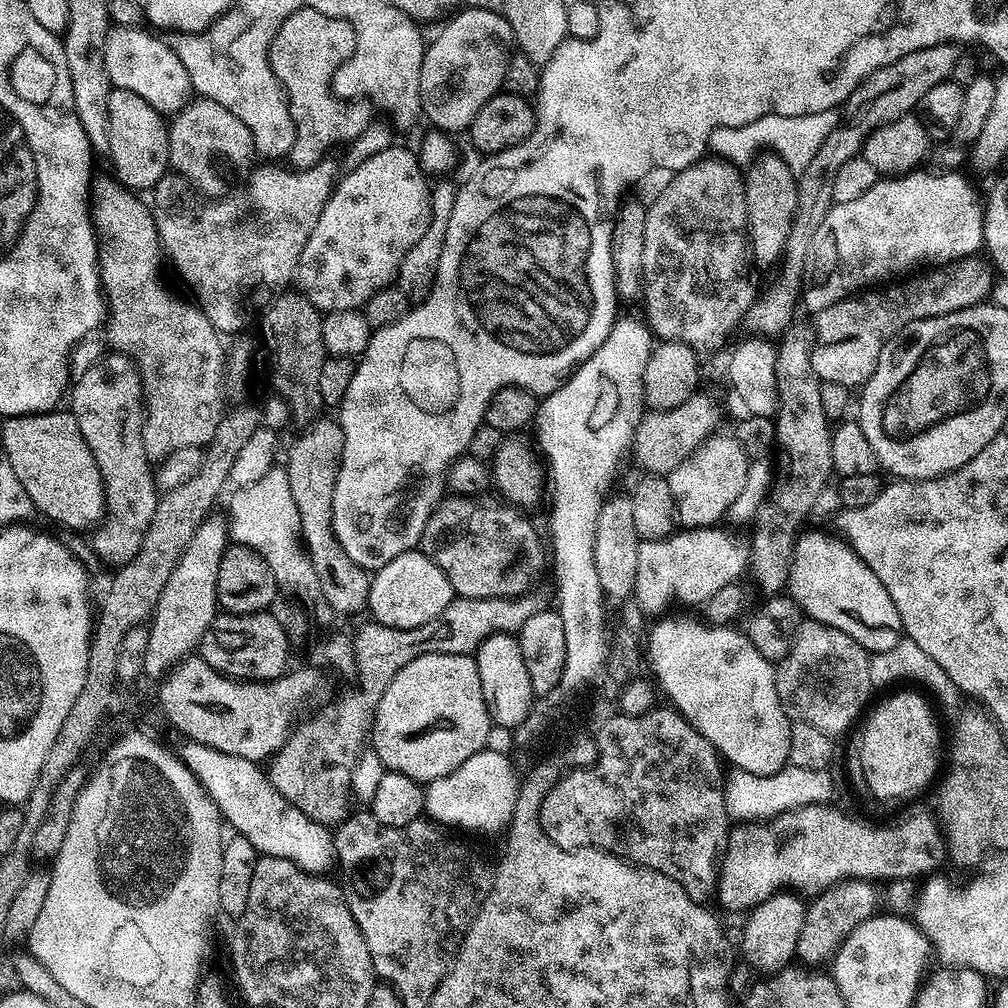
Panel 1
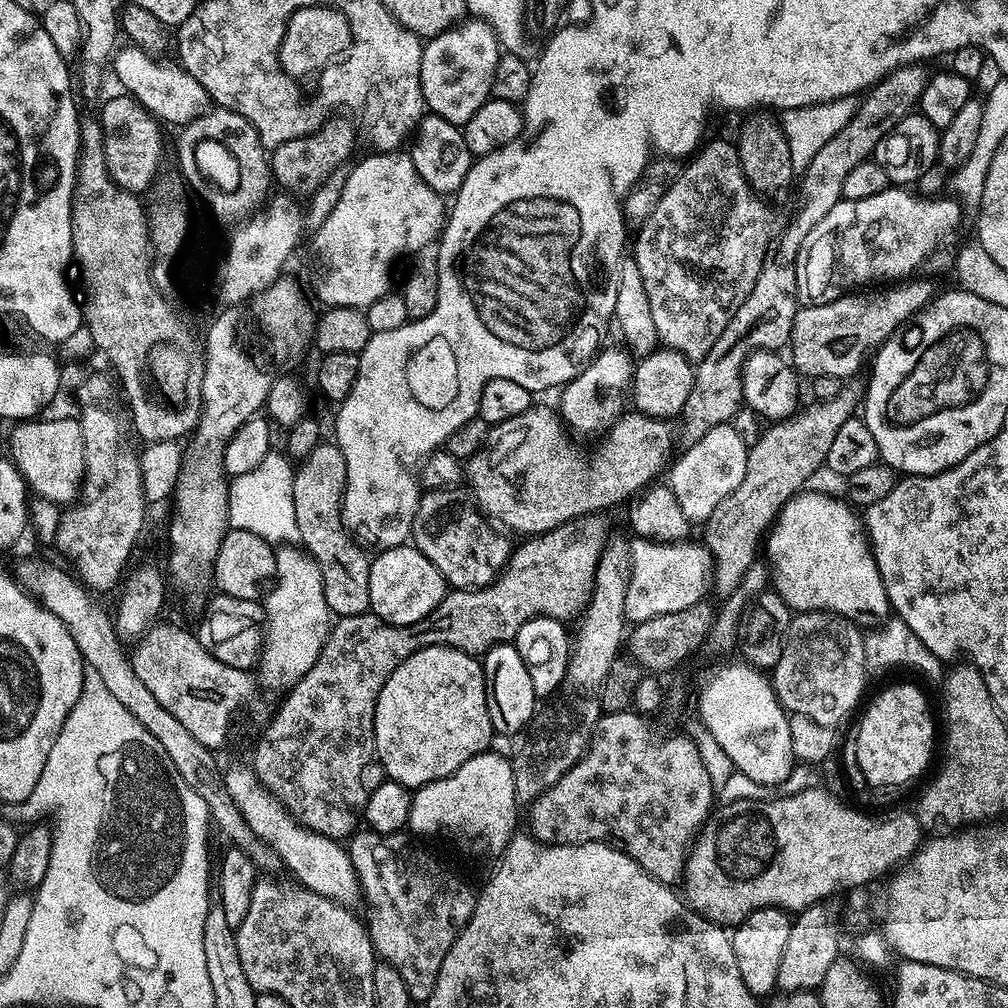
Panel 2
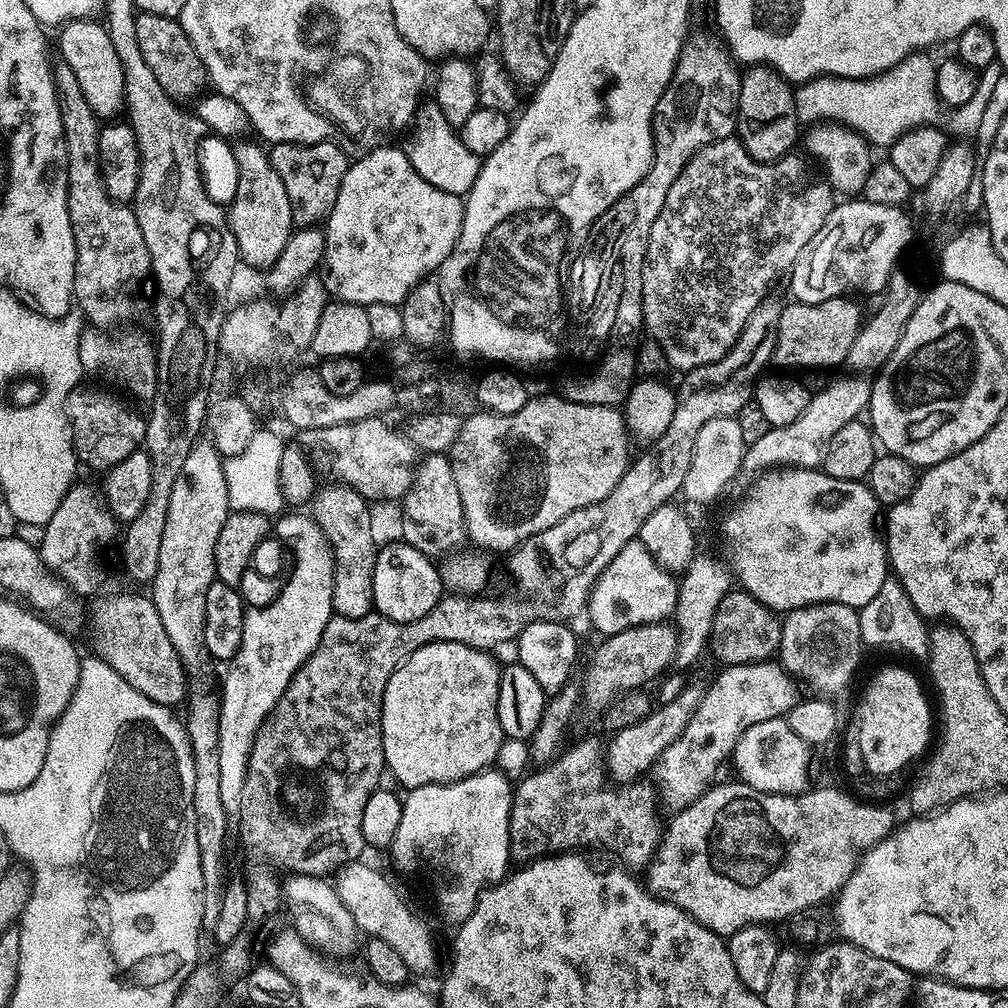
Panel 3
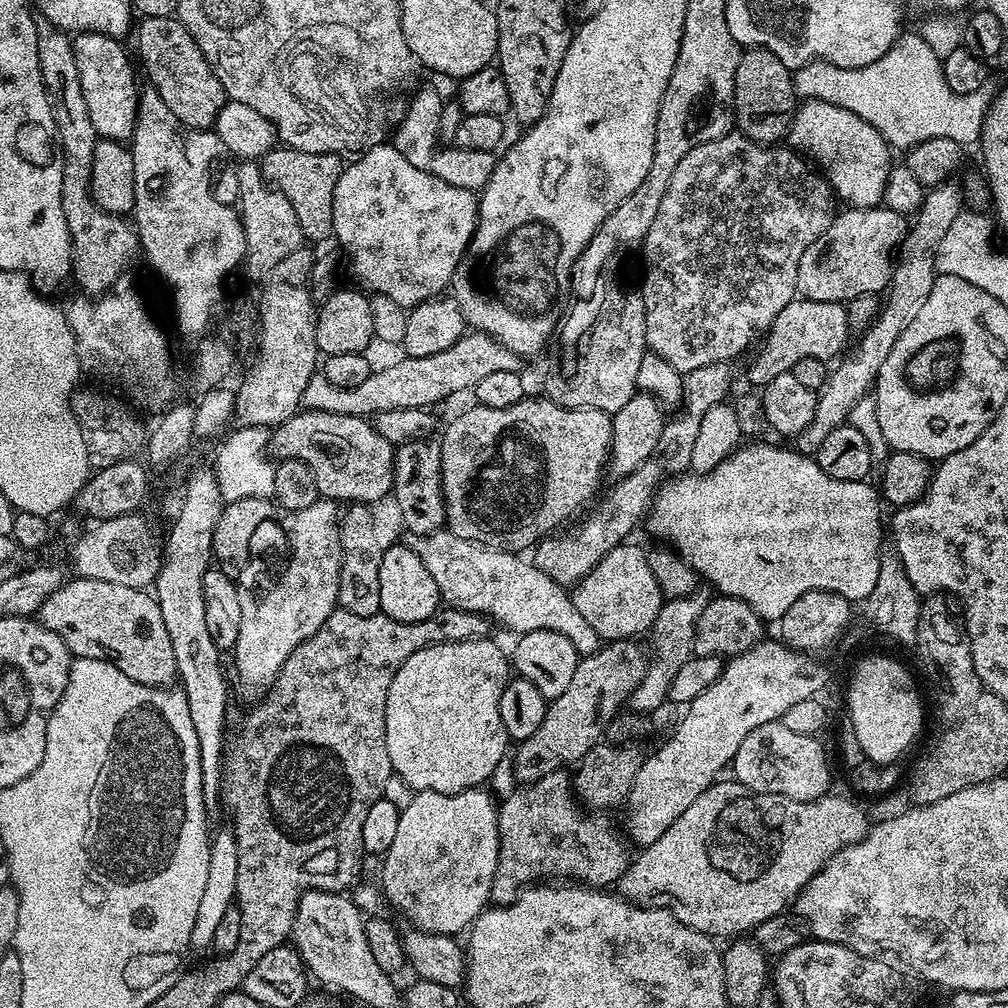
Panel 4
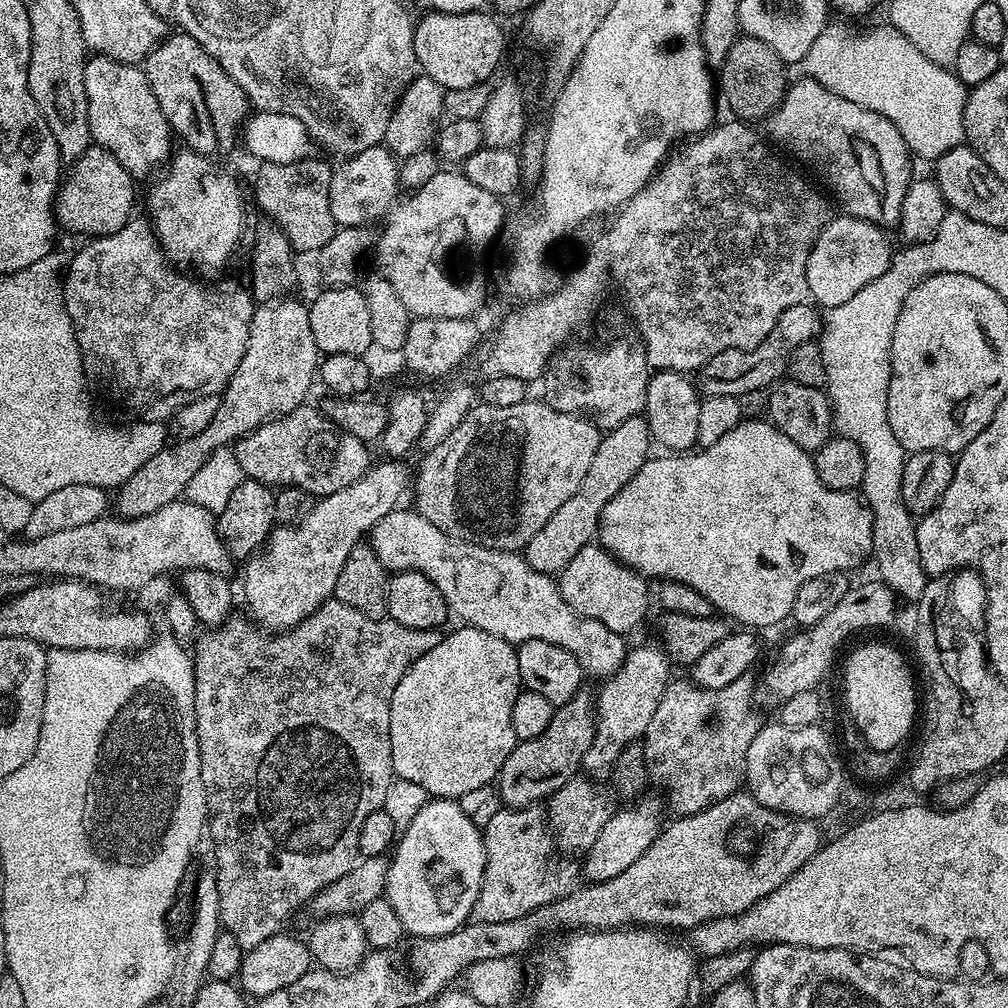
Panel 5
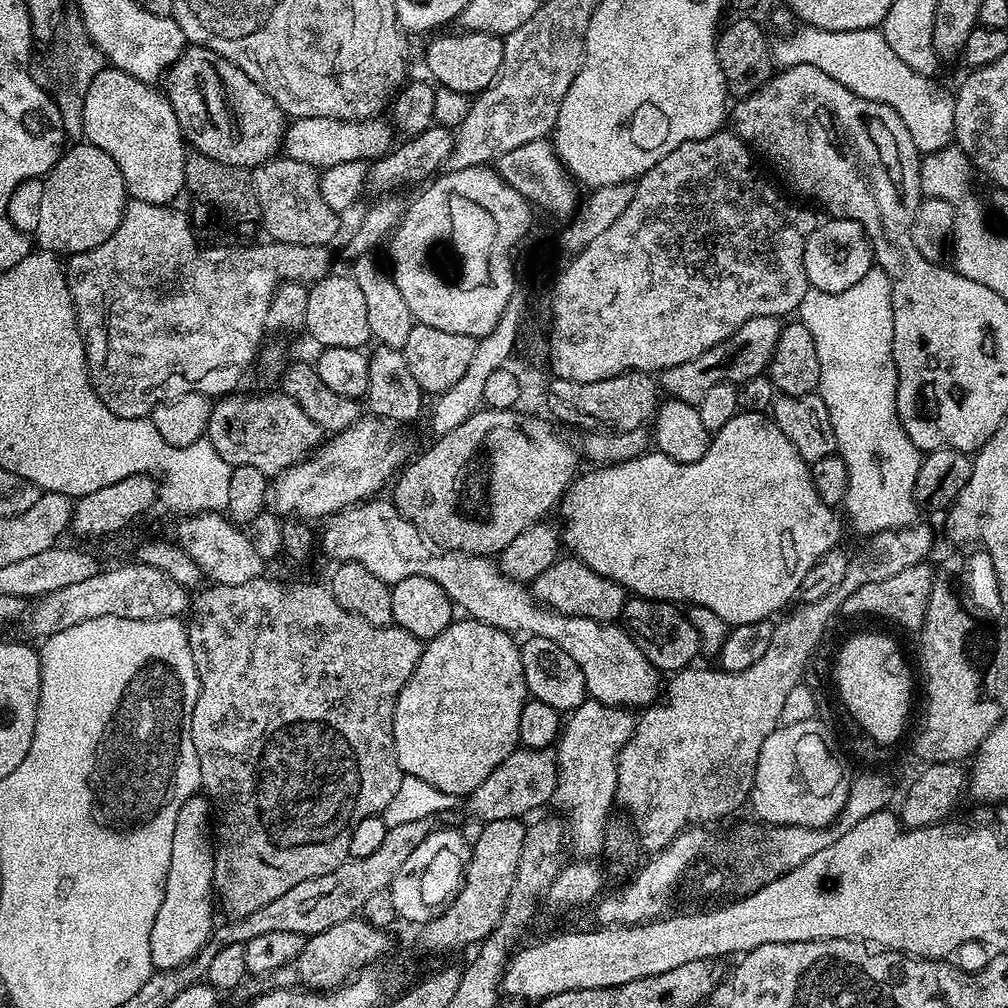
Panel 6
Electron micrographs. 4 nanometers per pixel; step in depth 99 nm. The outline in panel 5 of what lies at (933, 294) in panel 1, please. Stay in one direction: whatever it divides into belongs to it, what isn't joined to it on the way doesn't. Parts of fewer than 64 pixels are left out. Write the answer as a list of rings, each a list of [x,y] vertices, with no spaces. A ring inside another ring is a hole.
[[[811,303],[790,306],[768,334],[750,350],[722,350],[698,370],[698,388],[704,396],[735,396],[749,390],[769,389],[787,373],[791,356],[803,344],[813,343],[822,331],[822,316]]]

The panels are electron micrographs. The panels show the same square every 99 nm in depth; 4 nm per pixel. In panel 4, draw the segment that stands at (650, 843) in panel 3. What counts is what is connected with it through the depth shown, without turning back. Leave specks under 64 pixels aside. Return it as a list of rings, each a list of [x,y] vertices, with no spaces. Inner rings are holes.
[[[561,770],[546,774],[546,778],[540,778],[538,782],[516,787],[509,797],[499,801],[496,816],[500,853],[490,897],[493,905],[514,902],[519,892],[537,882],[551,881],[548,880],[551,876],[560,876],[556,878],[567,878],[581,886],[604,890],[615,885],[622,873],[628,869],[630,852],[628,856],[629,845],[625,837],[616,833],[615,826],[604,817],[607,815],[593,814],[582,807],[574,791],[573,777],[569,773],[567,776],[566,773],[567,771]]]

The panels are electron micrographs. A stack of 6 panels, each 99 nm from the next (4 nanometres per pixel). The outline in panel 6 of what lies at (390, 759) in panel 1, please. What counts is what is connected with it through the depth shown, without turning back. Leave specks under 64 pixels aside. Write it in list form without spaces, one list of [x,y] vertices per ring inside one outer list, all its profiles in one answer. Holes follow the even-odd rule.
[[[456,618],[442,634],[425,643],[422,658],[410,682],[402,686],[394,710],[394,750],[403,775],[422,778],[422,782],[430,782],[446,794],[467,798],[516,751],[522,706],[530,697],[522,674],[520,644],[512,640],[509,633],[481,620]]]

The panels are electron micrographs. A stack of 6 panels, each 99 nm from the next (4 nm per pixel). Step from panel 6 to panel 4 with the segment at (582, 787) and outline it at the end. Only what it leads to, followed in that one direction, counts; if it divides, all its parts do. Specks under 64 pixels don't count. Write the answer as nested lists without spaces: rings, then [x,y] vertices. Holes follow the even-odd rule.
[[[700,594],[683,596],[674,600],[665,599],[664,604],[658,610],[658,618],[654,618],[650,629],[652,636],[652,648],[650,644],[650,659],[648,661],[648,672],[638,682],[638,686],[632,691],[630,697],[630,708],[633,712],[652,714],[655,708],[660,708],[668,700],[668,691],[675,675],[682,669],[688,659],[694,653],[692,643],[696,637],[696,623],[704,610],[706,600]]]

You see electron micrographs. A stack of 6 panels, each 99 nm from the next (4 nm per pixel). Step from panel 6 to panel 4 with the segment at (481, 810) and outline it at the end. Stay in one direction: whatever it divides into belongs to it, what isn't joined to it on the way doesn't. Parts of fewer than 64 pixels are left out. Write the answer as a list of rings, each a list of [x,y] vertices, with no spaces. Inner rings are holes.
[[[635,639],[613,640],[605,643],[590,656],[581,656],[578,666],[574,670],[574,678],[570,678],[570,686],[566,686],[566,694],[562,694],[557,700],[551,701],[544,709],[542,726],[530,734],[530,738],[519,741],[516,754],[512,758],[513,774],[521,785],[533,784],[540,778],[546,778],[546,774],[554,774],[561,771],[564,764],[579,765],[580,759],[591,751],[593,747],[601,743],[604,730],[608,724],[621,711],[620,704],[631,697],[632,691],[642,682],[642,678],[648,672],[649,653]]]

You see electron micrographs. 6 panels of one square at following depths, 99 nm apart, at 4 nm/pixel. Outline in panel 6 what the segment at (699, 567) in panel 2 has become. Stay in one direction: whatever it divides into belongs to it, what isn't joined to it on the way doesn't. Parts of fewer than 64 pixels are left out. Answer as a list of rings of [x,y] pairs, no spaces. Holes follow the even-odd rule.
[[[572,554],[556,560],[550,570],[542,570],[542,574],[531,581],[530,591],[544,607],[564,616],[585,616],[591,620],[616,622],[624,614],[626,589],[618,582],[590,570],[590,566],[586,566]]]

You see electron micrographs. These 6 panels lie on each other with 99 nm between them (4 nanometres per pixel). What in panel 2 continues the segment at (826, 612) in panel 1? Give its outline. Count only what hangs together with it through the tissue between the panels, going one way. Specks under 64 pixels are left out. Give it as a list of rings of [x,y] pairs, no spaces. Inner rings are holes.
[[[801,491],[784,503],[775,524],[767,533],[766,567],[770,573],[771,587],[796,612],[834,612],[860,626],[872,626],[883,621],[890,612],[888,595],[878,574],[868,529],[861,513],[847,499],[839,500],[824,492],[808,491]]]

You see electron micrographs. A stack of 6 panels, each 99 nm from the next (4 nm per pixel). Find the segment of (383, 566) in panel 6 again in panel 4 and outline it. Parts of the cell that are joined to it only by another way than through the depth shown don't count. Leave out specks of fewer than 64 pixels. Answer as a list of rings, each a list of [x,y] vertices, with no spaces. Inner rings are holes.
[[[447,530],[431,532],[429,536],[412,536],[410,546],[418,558],[430,570],[434,583],[438,585],[440,599],[447,607],[466,610],[467,612],[479,612],[481,616],[489,621],[501,624],[509,628],[515,634],[533,632],[534,630],[554,630],[558,634],[566,634],[570,642],[574,642],[574,650],[580,656],[590,656],[602,646],[600,635],[578,614],[569,591],[557,580],[553,580],[542,568],[535,563],[527,564],[523,555],[515,552],[506,552],[502,548],[492,548],[482,542],[474,542],[470,538],[458,538]]]

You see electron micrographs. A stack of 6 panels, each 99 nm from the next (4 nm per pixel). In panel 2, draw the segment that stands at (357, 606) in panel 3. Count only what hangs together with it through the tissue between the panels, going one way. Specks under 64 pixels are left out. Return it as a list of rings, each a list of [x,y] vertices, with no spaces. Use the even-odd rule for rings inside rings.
[[[321,442],[294,474],[294,518],[300,535],[299,543],[309,556],[316,559],[322,570],[326,606],[336,618],[361,616],[370,609],[372,560],[344,526],[342,505],[345,486],[346,458],[335,442]]]

